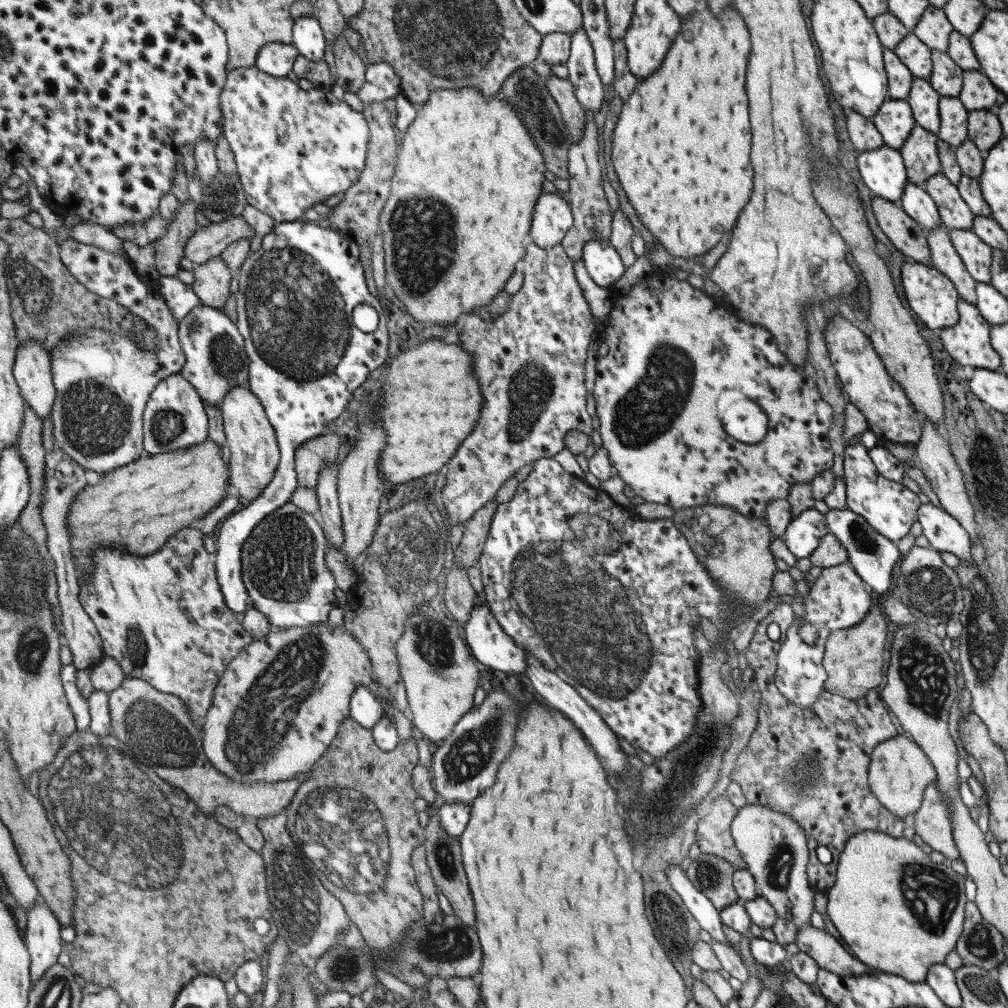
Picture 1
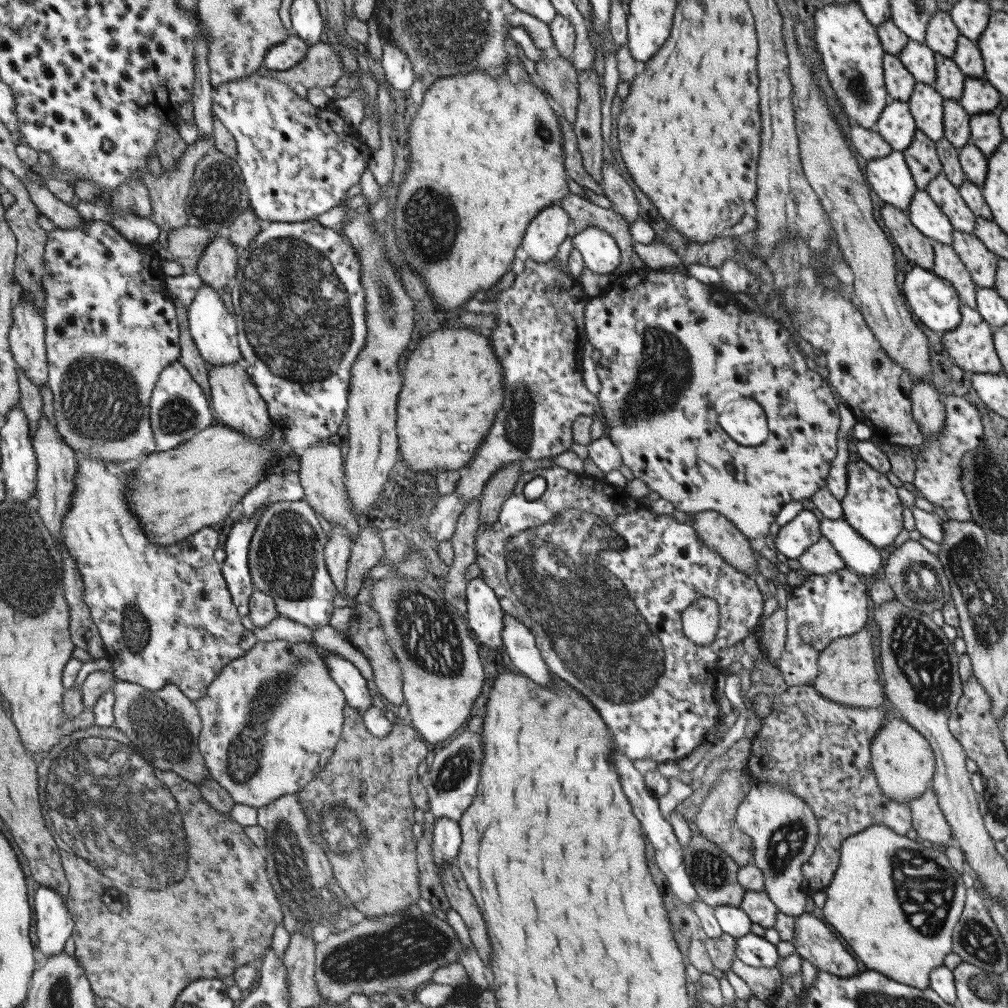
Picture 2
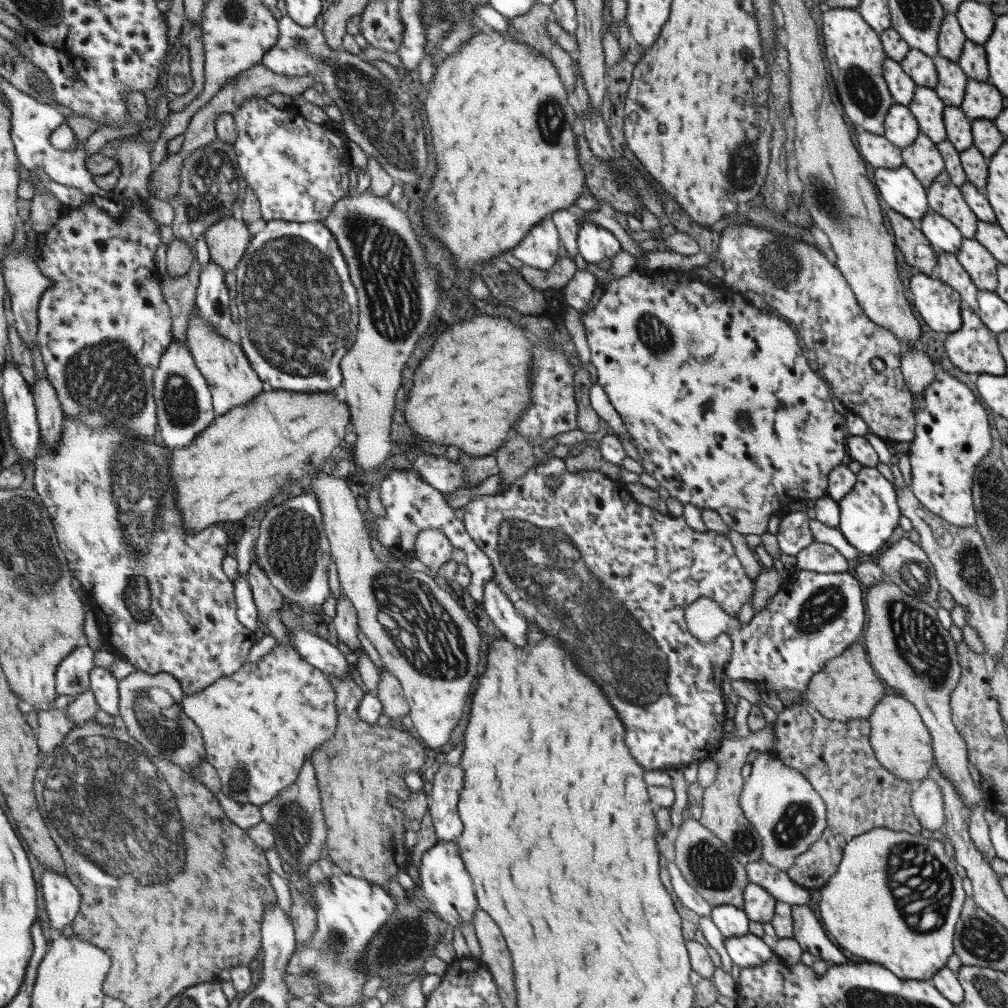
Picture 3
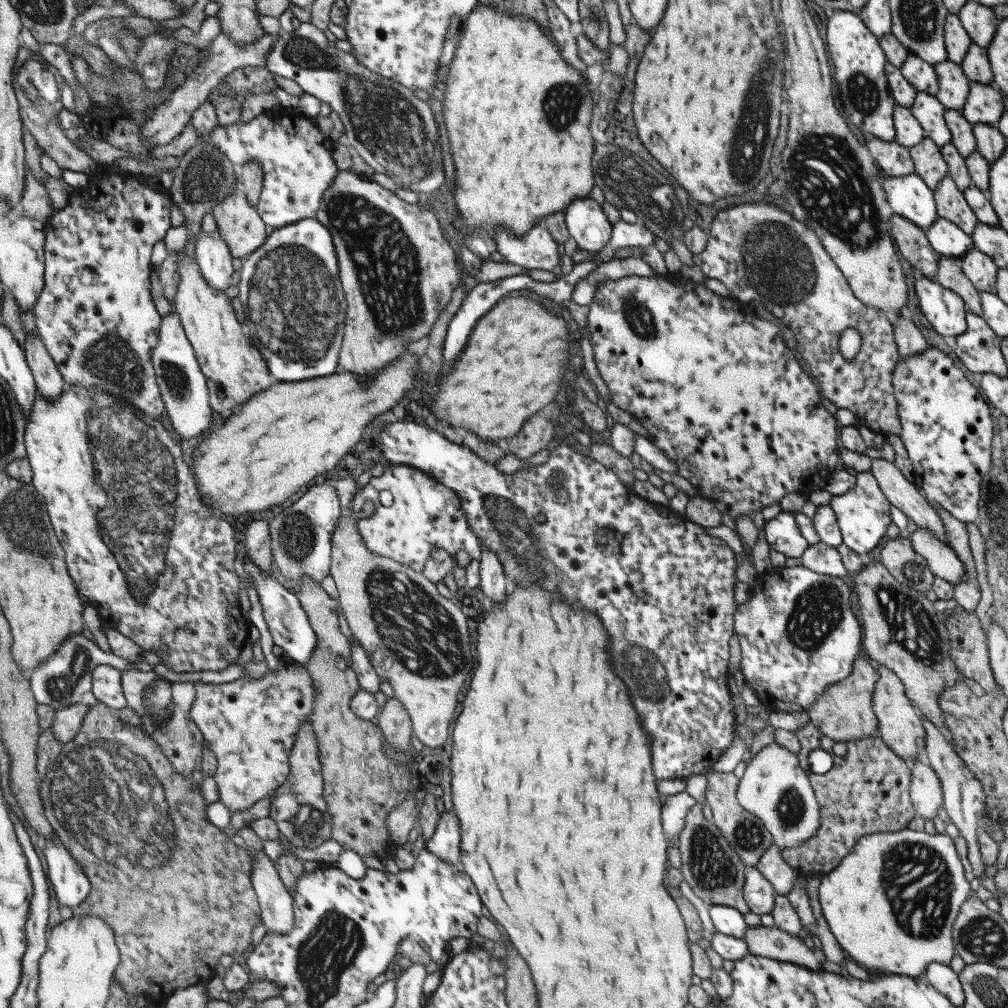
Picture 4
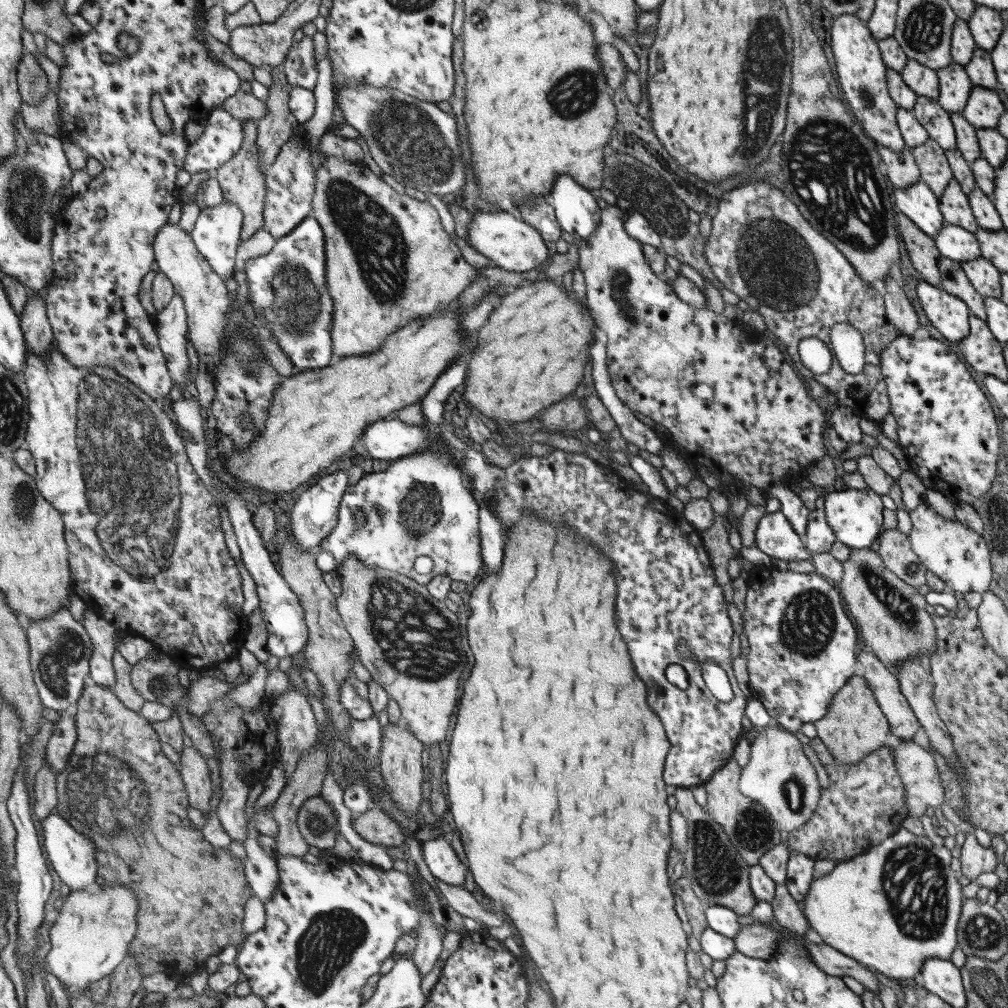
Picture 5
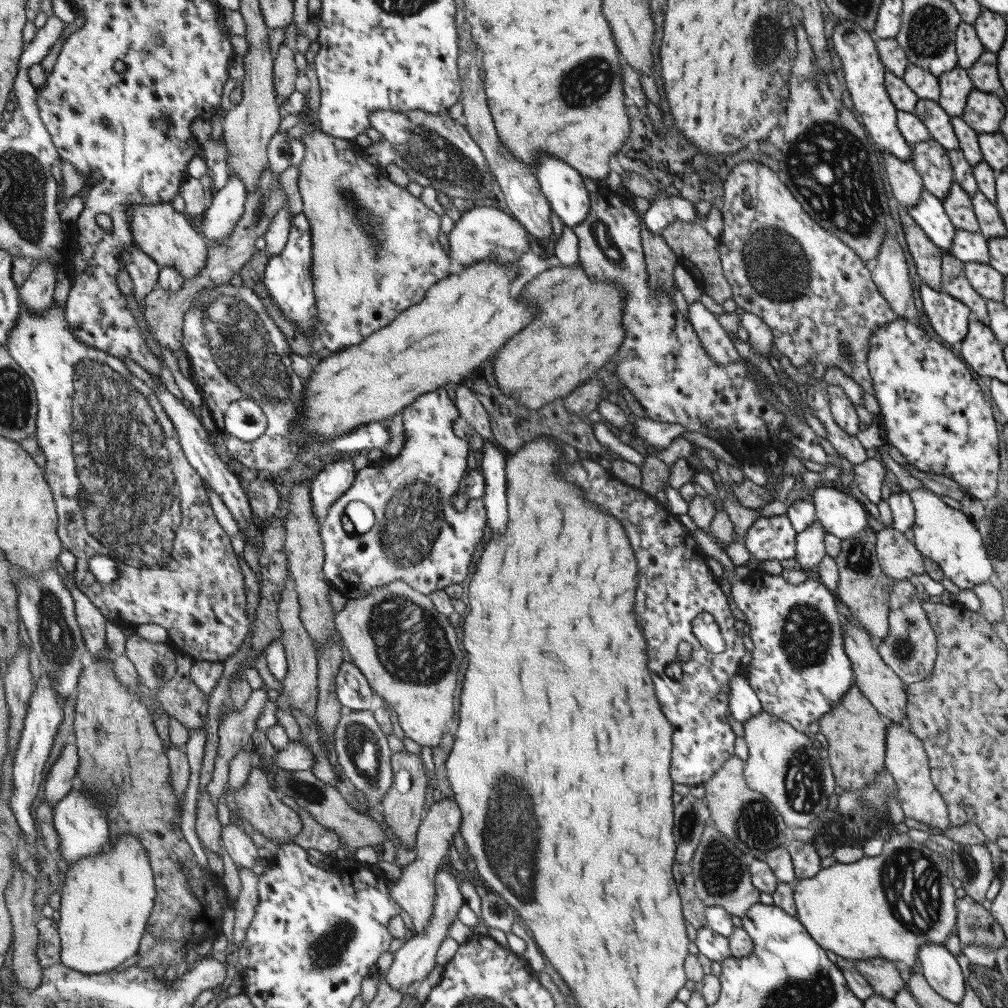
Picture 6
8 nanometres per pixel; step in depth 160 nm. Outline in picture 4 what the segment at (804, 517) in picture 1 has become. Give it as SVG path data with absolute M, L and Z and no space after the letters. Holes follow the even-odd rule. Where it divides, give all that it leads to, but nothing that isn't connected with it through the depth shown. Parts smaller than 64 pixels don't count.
M781 510L775 518L764 522L762 530L768 548L781 552L787 558L799 559L808 547L807 541L797 529L794 513Z

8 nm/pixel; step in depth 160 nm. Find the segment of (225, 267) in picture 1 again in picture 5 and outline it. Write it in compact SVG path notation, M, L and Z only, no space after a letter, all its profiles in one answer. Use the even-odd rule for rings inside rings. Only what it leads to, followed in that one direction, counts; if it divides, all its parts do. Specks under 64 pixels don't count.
M258 120L244 121L244 143L241 148L221 167L216 170L216 178L221 184L225 201L237 203L244 214L242 242L249 240L264 226L264 206L268 196L267 175L260 167L260 126Z

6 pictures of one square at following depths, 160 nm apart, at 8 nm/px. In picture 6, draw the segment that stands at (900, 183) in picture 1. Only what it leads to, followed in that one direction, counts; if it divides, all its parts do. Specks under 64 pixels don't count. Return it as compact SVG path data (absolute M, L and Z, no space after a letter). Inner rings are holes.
M923 188L917 204L905 207L905 210L937 248L949 252L956 228L947 218L941 199L935 198Z

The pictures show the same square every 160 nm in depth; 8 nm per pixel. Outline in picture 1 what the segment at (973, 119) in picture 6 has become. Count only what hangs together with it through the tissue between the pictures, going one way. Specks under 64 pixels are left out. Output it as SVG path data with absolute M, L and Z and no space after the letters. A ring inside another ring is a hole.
M963 70L962 85L956 96L965 110L993 110L999 91L979 70Z

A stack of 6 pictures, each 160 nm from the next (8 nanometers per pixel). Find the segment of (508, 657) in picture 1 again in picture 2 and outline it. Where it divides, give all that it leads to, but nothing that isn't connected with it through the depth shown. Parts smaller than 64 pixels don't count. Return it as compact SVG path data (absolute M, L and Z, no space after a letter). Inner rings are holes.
M481 572L475 579L466 582L466 612L467 626L472 636L481 646L486 646L498 658L503 657L499 646L501 640L502 608L495 593L485 584Z

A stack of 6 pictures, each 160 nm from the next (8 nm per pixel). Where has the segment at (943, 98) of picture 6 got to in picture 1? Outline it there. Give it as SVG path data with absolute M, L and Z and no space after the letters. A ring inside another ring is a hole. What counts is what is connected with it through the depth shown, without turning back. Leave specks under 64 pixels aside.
M930 49L932 71L927 79L932 89L941 97L955 98L962 85L962 70L946 53Z

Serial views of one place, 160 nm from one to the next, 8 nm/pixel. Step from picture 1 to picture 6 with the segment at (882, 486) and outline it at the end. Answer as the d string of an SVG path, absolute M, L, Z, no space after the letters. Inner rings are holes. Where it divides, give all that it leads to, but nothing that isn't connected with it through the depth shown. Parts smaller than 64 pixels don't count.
M817 487L810 490L814 515L825 533L834 537L855 538L868 529L862 503L843 493L842 489Z

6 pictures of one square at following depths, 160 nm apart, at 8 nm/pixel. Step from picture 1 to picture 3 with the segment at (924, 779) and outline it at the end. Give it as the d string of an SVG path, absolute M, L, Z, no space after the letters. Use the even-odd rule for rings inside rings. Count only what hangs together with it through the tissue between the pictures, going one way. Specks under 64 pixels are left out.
M885 687L885 694L875 704L867 718L870 724L869 744L875 758L898 780L912 785L927 776L933 766L932 740L915 707L898 690Z

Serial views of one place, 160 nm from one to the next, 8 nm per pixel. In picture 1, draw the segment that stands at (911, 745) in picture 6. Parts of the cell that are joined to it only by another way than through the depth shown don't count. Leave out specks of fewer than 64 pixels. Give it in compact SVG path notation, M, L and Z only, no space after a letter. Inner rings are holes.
M934 783L922 792L919 808L913 813L914 834L945 857L946 862L959 858L954 845L948 806L940 797Z

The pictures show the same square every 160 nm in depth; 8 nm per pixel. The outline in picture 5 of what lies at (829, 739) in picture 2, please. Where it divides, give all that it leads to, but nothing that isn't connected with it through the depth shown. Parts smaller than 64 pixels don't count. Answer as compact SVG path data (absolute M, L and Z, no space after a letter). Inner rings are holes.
M810 738L808 745L813 749L828 774L829 786L827 789L820 789L816 809L805 824L788 833L788 839L785 842L787 848L791 847L797 854L803 854L814 861L829 859L840 863L864 854L869 847L879 844L900 826L901 821L907 816L907 807L904 788L895 770L891 747L883 745L856 764L837 764L820 738Z

